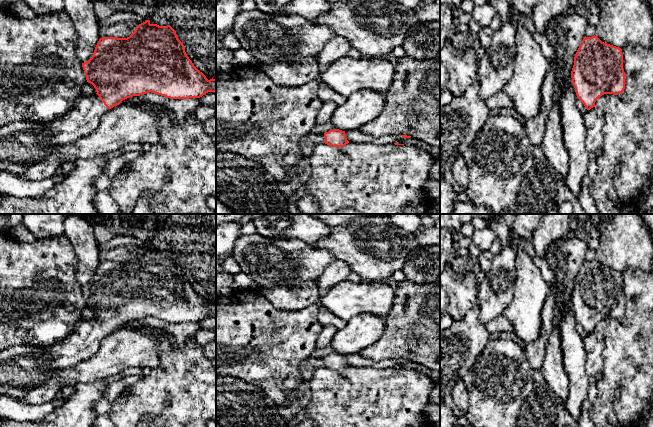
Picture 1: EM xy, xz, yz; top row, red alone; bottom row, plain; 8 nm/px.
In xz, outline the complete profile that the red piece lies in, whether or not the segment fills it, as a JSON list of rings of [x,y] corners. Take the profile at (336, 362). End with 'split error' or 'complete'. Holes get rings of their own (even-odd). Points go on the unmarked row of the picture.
[[[333,353],[322,358],[307,357],[300,365],[300,373],[303,382],[309,382],[314,372],[318,368],[327,368],[332,371],[344,371],[349,365],[345,355]]]; split error

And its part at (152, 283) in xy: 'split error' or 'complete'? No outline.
split error

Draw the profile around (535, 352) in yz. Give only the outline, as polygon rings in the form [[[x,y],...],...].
[[[556,278],[549,283],[550,292],[546,298],[545,304],[542,308],[542,329],[538,338],[531,343],[527,343],[524,347],[524,352],[527,357],[528,362],[534,371],[541,370],[543,365],[543,360],[546,355],[547,342],[551,331],[554,328],[554,308],[556,305],[556,299],[554,296],[554,284]]]

